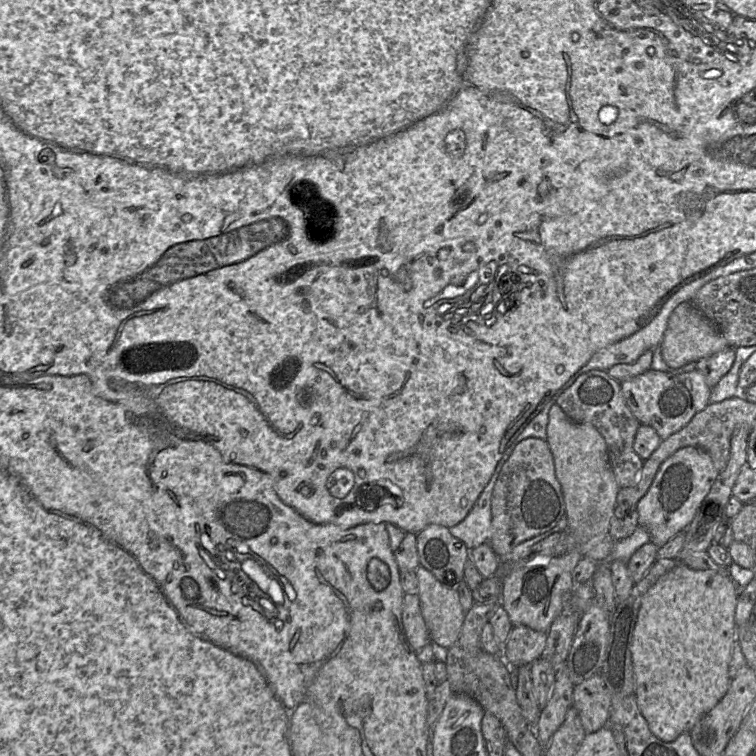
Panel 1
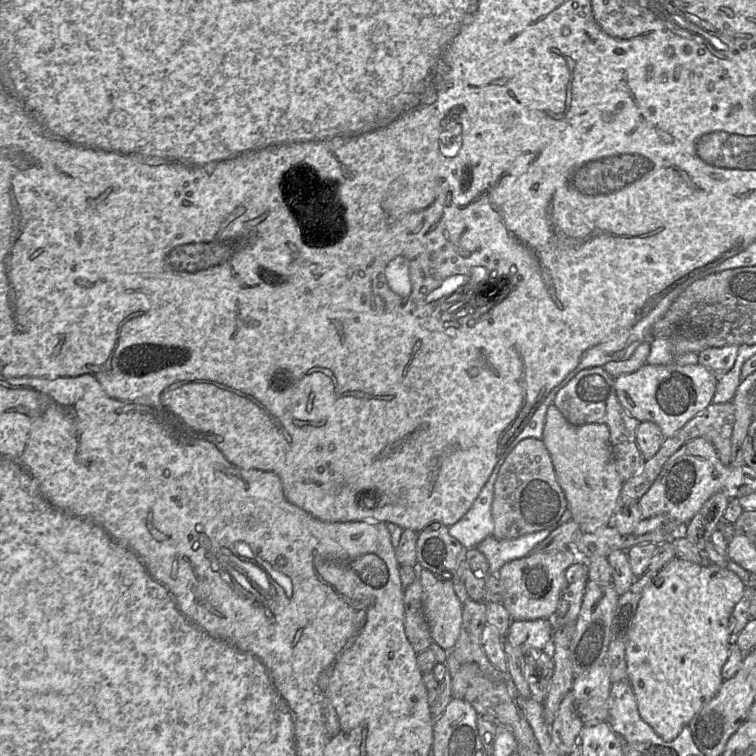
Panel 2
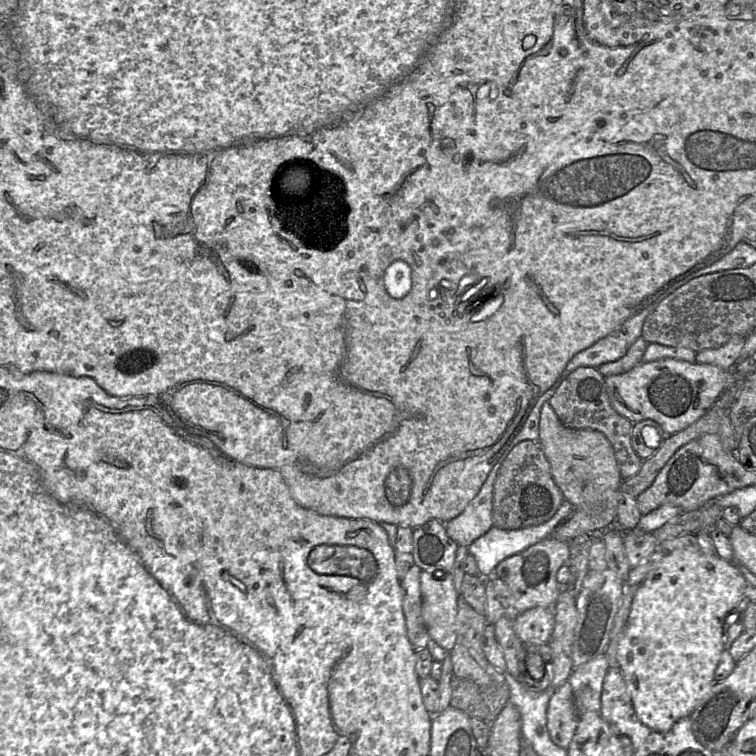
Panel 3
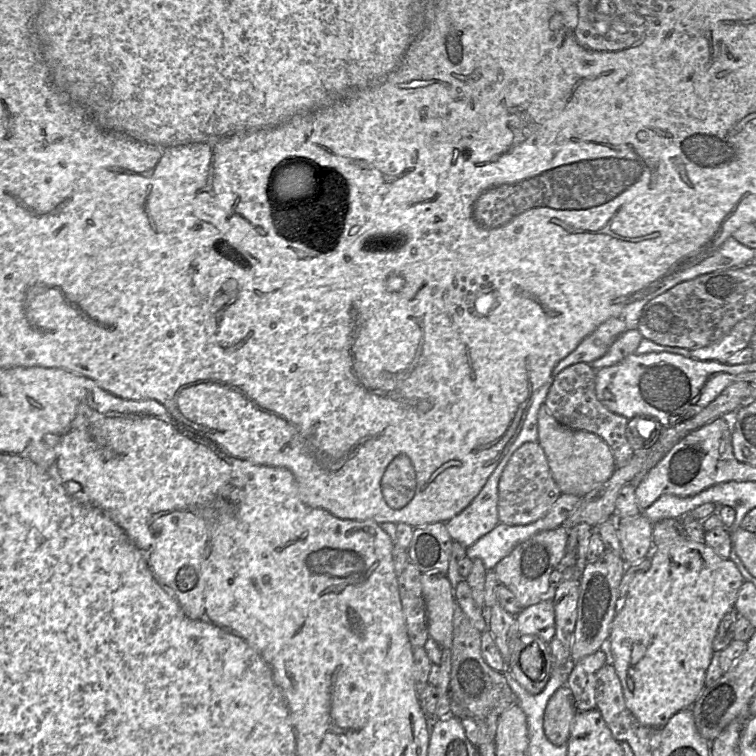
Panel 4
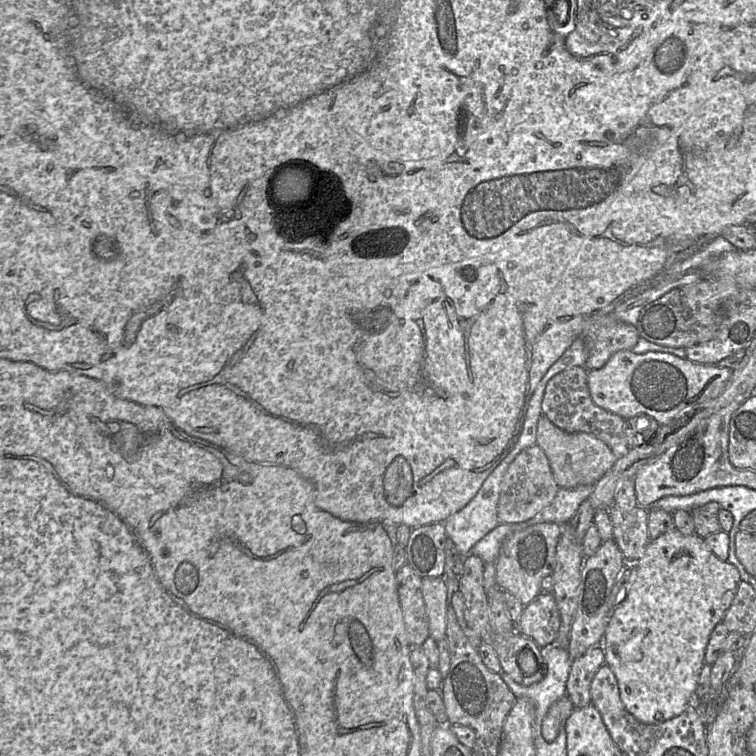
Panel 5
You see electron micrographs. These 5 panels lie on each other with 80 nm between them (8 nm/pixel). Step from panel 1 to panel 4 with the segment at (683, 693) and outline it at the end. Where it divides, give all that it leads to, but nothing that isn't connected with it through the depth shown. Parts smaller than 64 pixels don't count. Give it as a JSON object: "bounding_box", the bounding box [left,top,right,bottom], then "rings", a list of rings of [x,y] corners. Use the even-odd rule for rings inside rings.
{"bounding_box":[606,539,745,728],"rings":[[[690,539],[661,543],[653,548],[650,559],[650,568],[633,579],[619,606],[606,649],[609,662],[620,679],[627,708],[640,724],[660,728],[679,711],[692,707],[701,695],[714,653],[712,643],[718,626],[722,618],[734,609],[745,580],[729,558],[722,558],[706,543]]]}

